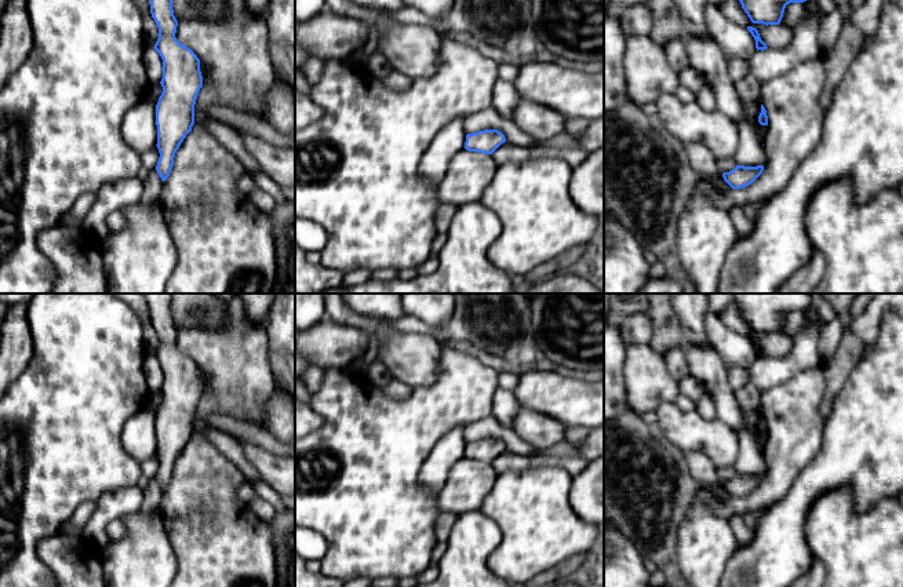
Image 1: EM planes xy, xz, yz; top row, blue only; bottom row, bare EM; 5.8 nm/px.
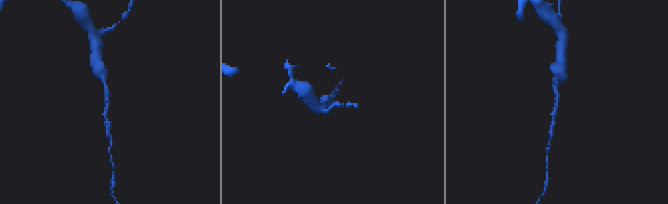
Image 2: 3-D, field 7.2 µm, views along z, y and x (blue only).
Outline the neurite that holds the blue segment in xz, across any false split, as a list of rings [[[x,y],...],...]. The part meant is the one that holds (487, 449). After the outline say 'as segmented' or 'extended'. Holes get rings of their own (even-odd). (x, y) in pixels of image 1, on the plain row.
[[[484,438],[466,444],[465,457],[492,463],[502,452],[506,451],[505,444],[498,438]]]; as segmented

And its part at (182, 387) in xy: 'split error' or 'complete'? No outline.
complete

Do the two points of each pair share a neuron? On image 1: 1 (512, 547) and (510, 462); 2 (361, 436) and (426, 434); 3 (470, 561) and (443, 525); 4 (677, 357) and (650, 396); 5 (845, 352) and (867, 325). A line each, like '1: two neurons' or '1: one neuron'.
1: two neurons
2: one neuron
3: two neurons
4: two neurons
5: two neurons

